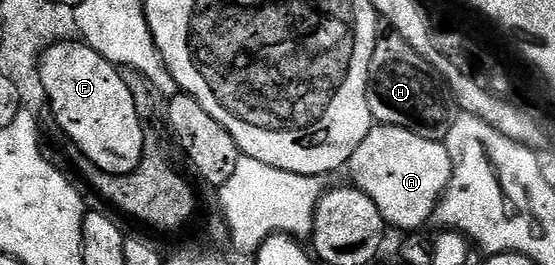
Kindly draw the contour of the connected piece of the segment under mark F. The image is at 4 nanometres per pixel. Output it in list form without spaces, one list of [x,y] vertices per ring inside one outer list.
[[[71,41],[48,47],[38,61],[38,69],[48,110],[54,114],[59,129],[82,150],[81,154],[102,171],[113,175],[127,175],[135,171],[140,165],[143,153],[148,149],[145,131],[147,128],[137,115],[136,103],[128,86],[121,80],[119,68],[109,63],[100,53],[96,53],[96,49],[87,47],[85,42]]]

